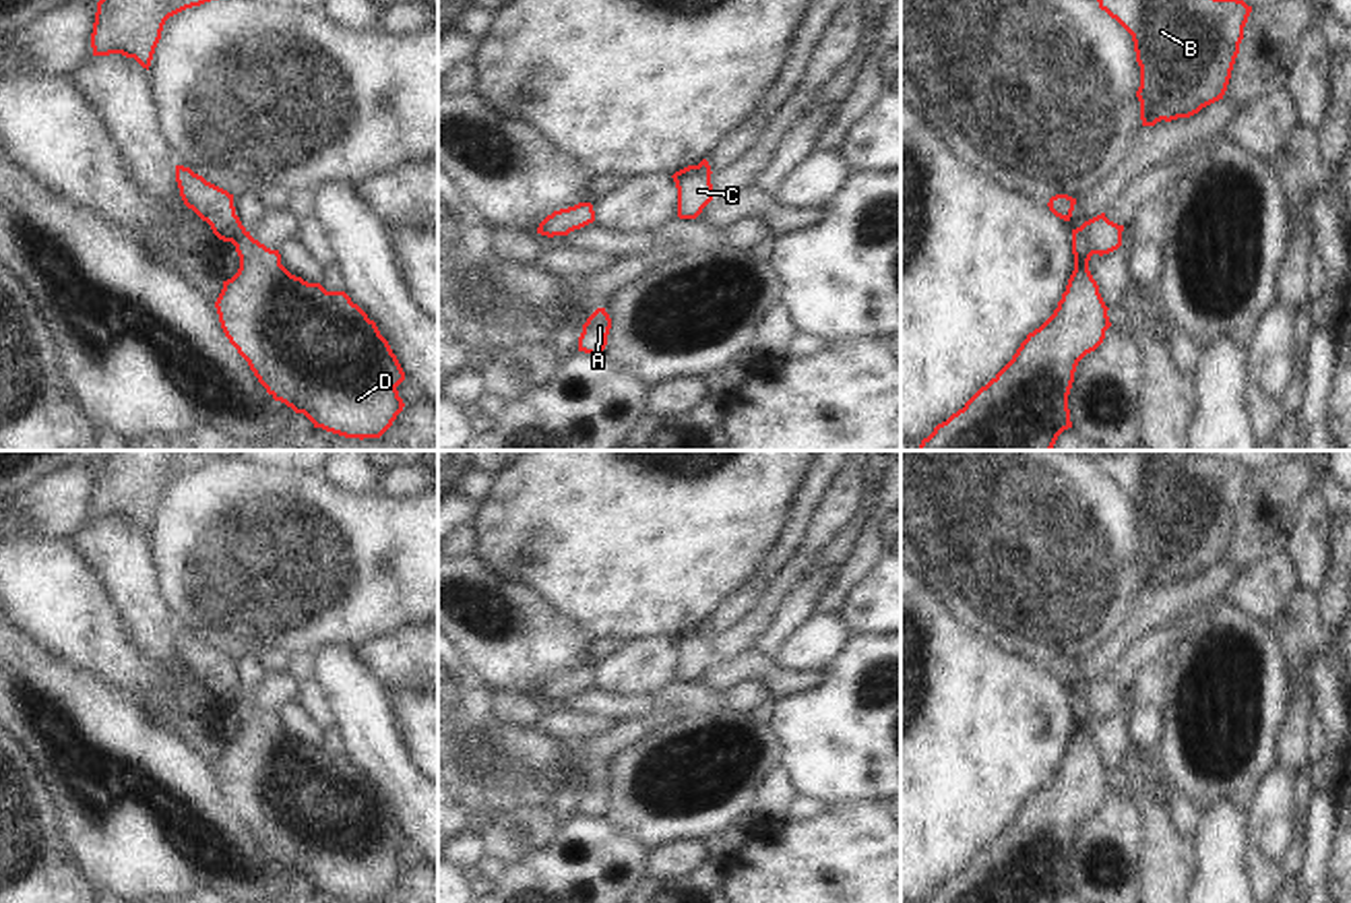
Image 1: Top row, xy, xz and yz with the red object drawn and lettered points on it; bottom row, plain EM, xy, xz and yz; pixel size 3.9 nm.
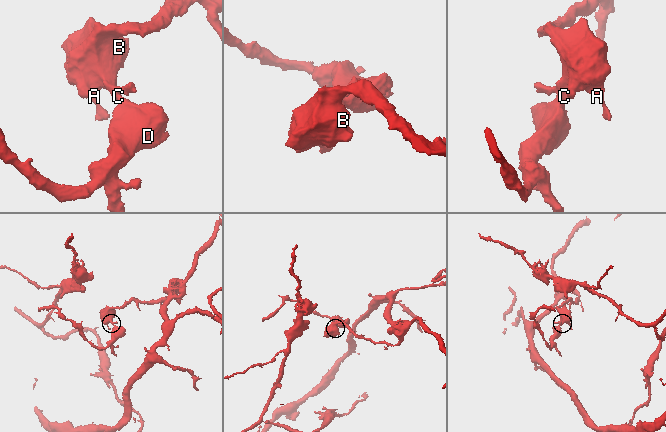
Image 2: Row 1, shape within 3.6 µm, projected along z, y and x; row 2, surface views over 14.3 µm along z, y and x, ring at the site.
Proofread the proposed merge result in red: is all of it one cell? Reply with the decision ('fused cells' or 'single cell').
fused cells

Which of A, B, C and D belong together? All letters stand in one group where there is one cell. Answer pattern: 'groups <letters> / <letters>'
groups A B C / D

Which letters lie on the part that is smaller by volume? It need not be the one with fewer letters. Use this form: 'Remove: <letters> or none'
Remove: D

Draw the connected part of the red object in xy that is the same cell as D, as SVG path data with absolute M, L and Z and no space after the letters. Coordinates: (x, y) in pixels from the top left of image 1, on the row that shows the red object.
M242 231L233 242L238 273L223 281L215 302L221 329L266 393L304 413L314 428L345 438L380 438L403 411L397 386L405 372L374 320L345 291L326 291L281 264L271 250Z

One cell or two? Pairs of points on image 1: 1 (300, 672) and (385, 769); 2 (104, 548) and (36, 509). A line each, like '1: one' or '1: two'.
1: two
2: two

